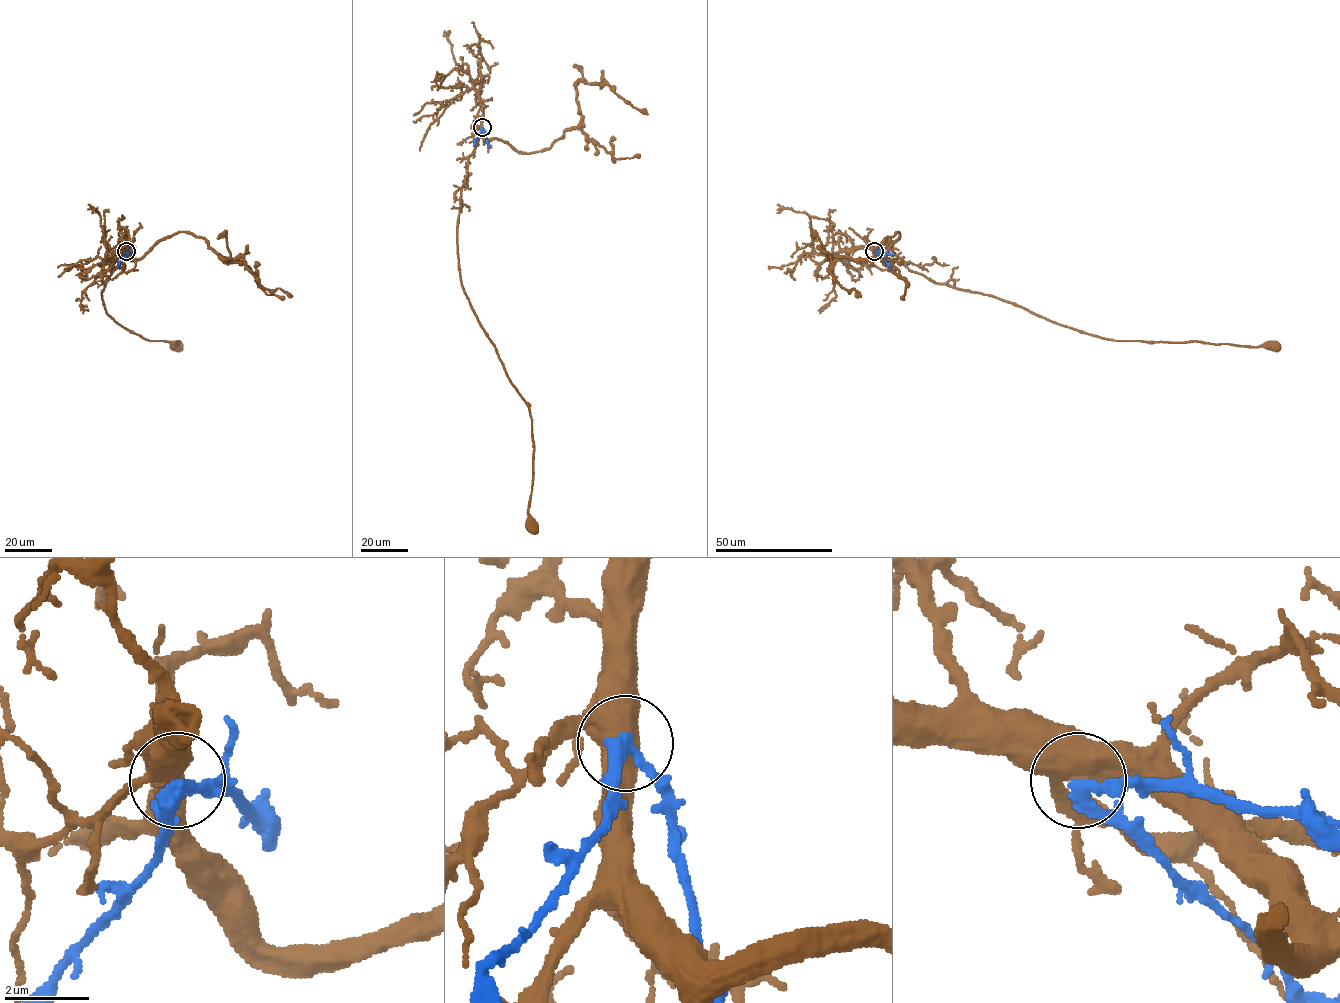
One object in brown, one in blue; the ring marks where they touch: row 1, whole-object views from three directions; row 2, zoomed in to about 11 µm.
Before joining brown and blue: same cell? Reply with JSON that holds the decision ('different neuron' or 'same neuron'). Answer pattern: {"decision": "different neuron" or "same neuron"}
{"decision": "different neuron"}

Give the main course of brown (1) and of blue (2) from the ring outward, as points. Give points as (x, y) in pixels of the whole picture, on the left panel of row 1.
1: (126, 250), (113, 265), (102, 291), (106, 311), (122, 327), (142, 338), (178, 341), (173, 347), (176, 345)
2: (126, 251), (119, 269)

